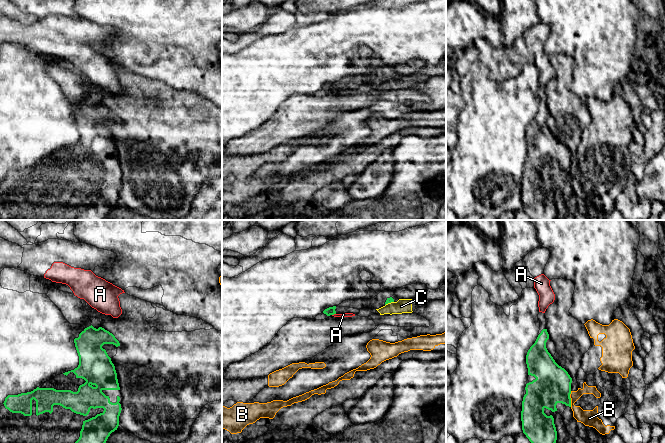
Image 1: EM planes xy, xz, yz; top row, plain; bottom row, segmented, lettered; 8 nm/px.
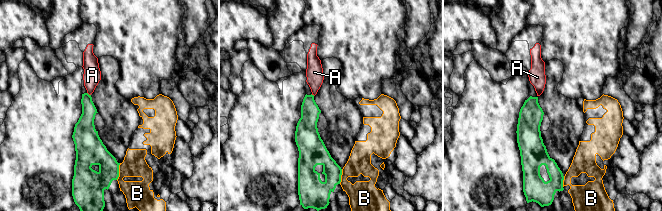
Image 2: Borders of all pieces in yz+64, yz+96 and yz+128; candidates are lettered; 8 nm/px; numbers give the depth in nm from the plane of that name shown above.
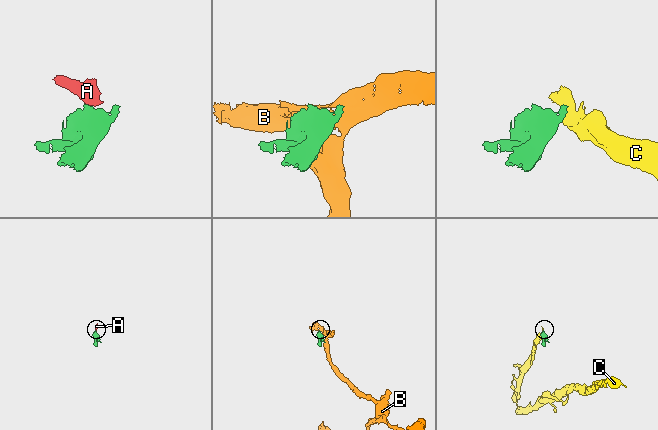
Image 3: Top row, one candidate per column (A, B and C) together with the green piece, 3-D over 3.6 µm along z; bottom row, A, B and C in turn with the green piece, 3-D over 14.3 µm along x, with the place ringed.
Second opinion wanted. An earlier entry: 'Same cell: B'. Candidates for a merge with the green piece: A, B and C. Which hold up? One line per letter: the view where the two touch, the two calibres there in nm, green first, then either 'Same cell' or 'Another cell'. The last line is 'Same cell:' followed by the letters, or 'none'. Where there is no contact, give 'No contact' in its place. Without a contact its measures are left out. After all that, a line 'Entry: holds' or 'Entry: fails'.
A: Touches green in xz. Thickness 70 nm (green) against 30 nm. Another cell
B: Touches green in yz. Thickness 300 nm (green) against 130 nm. Another cell
C: Touches green in xz. Thickness 50 nm (green) against 110 nm. Another cell
Same cell: none
Entry: fails

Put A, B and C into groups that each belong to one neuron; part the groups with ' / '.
A C / B

